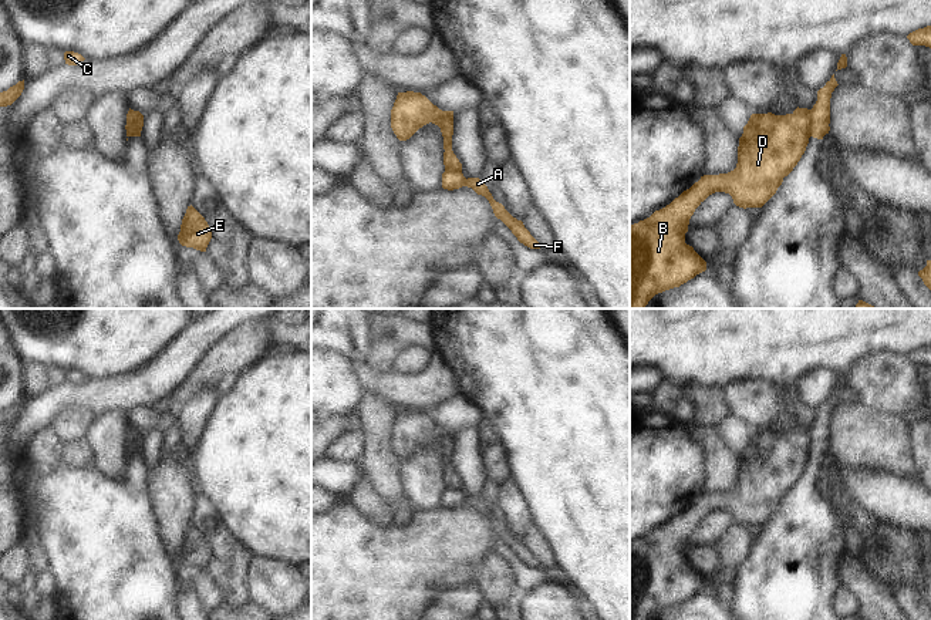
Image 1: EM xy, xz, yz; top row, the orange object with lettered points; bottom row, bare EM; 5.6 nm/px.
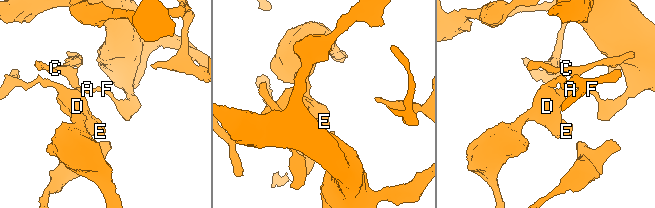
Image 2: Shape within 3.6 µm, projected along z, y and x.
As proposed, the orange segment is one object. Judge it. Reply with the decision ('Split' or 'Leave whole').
Split

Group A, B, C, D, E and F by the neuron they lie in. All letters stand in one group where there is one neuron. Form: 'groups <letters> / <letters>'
groups A B D E F / C

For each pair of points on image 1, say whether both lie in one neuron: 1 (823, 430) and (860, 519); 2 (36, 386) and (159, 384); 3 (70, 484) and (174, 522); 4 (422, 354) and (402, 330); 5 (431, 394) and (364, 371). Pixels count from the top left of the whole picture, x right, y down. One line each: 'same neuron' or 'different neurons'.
1: different neurons
2: different neurons
3: different neurons
4: different neurons
5: same neuron

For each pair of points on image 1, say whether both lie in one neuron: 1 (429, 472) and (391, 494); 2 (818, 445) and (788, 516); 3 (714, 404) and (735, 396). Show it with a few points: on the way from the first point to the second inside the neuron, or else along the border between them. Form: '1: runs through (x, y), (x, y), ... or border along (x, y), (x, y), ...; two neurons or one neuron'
1: border along (400, 460), (401, 488), (408, 501); two neurons
2: runs through (815, 462), (805, 499); one neuron
3: border along (721, 388), (732, 415); two neurons

